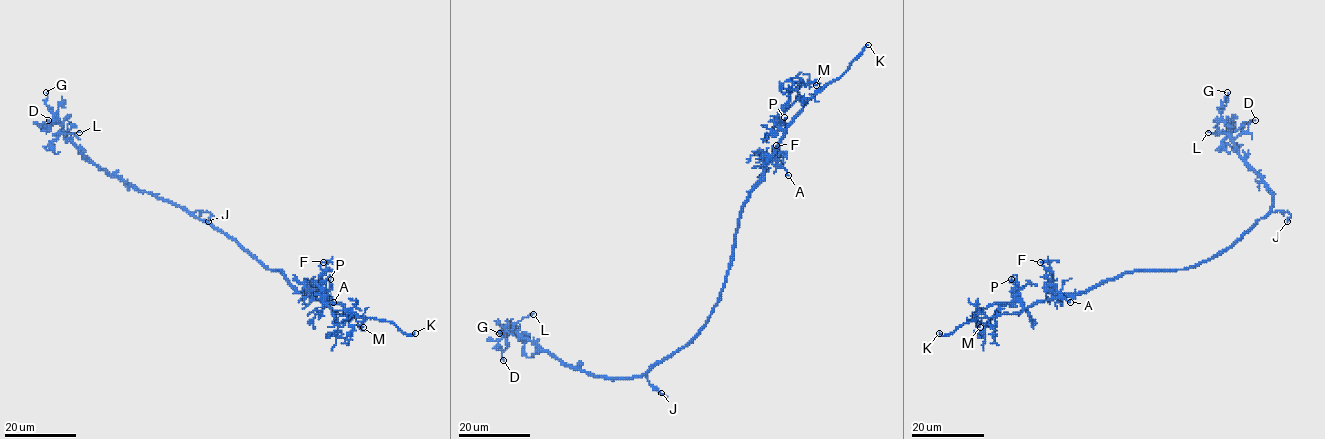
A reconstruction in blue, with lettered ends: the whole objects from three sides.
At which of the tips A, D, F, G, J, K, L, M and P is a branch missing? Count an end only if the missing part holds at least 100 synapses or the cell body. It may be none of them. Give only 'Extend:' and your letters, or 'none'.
Extend: K

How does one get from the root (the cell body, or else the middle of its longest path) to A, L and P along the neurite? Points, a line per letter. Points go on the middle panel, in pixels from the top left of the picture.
A: (711, 309), (729, 268), (741, 208), (764, 165), (772, 158), (785, 168), (788, 175)
L: (711, 309), (706, 325), (684, 346), (639, 376), (616, 378), (563, 364), (513, 330), (533, 314)
P: (711, 309), (729, 268), (741, 208), (783, 134), (780, 122), (784, 124), (780, 123), (784, 117)

